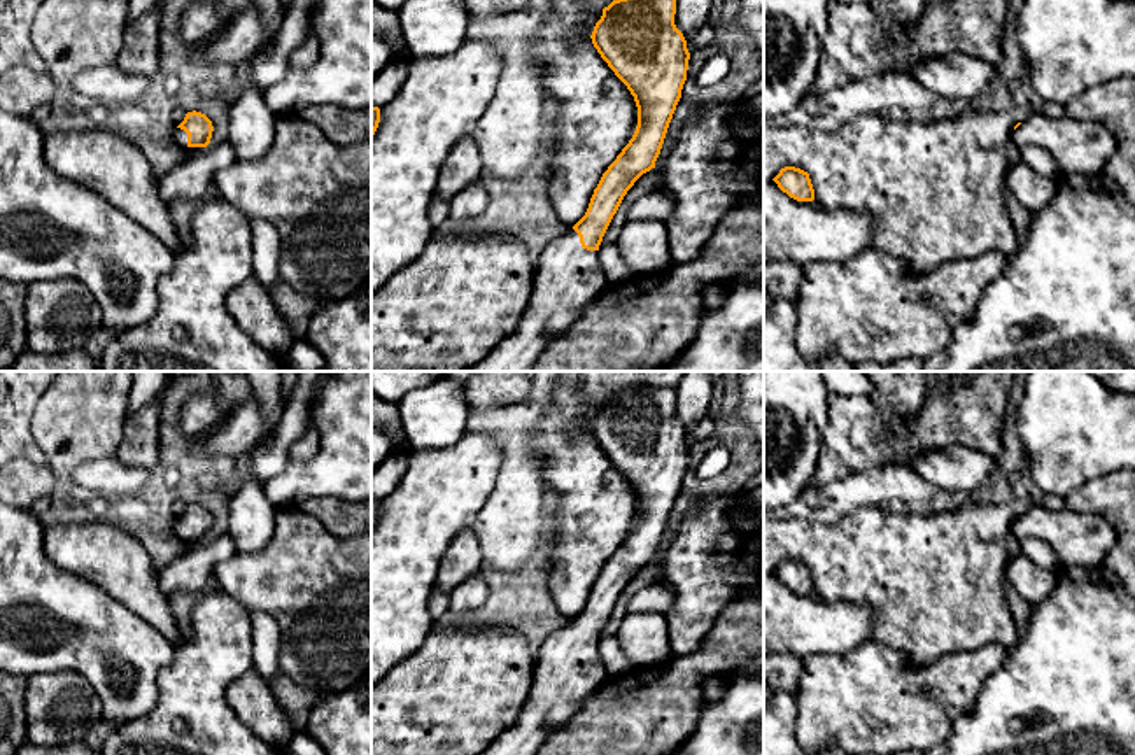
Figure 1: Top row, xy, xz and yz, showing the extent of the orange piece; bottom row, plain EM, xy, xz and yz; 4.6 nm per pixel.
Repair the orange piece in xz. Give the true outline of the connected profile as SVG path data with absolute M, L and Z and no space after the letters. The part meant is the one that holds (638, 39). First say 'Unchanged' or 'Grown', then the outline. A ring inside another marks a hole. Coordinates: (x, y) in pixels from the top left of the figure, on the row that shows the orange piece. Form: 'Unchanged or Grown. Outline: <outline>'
Grown. Outline: M613 0L603 9L590 39L634 96L636 131L603 173L585 215L545 247L515 331L468 371L529 371L548 340L610 287L599 245L627 191L655 168L687 81L690 53L674 14L676 0Z

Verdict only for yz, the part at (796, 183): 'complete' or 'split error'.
complete

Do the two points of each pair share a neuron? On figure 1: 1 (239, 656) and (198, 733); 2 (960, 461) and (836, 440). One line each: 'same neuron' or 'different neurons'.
1: same neuron
2: different neurons

